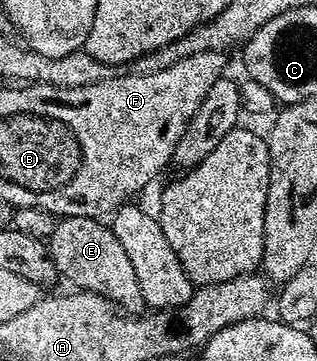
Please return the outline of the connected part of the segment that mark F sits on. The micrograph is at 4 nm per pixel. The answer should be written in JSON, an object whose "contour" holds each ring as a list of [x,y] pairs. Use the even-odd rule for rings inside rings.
{"contour":[[[222,52],[193,54],[189,58],[181,58],[177,62],[173,62],[173,66],[162,68],[156,72],[141,72],[130,74],[131,76],[115,74],[109,80],[98,80],[93,86],[77,86],[76,88],[58,88],[53,86],[53,100],[69,100],[69,106],[71,106],[69,108],[69,116],[85,116],[85,130],[81,130],[81,132],[85,132],[85,136],[87,136],[87,162],[99,162],[99,174],[87,174],[87,202],[83,202],[83,213],[79,215],[81,218],[110,217],[122,204],[128,203],[132,198],[135,198],[135,195],[150,180],[155,180],[162,174],[163,167],[168,167],[171,164],[171,155],[177,146],[177,142],[181,142],[181,134],[185,134],[193,114],[197,114],[197,106],[201,106],[205,94],[209,94],[209,86],[213,86],[213,82],[217,82],[224,75],[223,67],[227,64],[227,58]]]}

